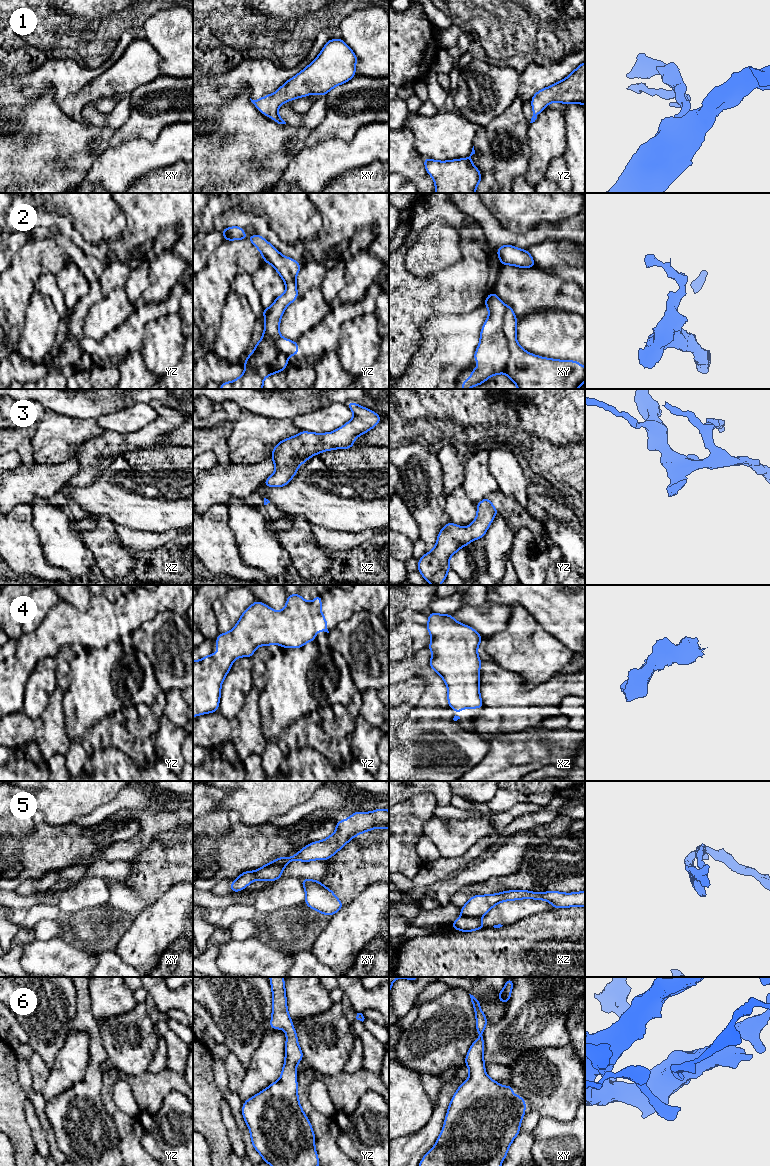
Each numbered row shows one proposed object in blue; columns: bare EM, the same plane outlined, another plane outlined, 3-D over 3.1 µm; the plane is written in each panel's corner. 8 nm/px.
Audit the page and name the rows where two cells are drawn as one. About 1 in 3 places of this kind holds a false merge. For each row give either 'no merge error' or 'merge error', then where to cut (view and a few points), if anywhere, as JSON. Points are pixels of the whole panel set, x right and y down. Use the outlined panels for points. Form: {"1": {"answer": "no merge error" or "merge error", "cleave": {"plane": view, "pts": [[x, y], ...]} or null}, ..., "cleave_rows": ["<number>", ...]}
{"1": {"answer": "no merge error", "cleave": null}, "2": {"answer": "merge error", "cleave": {"plane": "xy", "pts": [[505, 305], [503, 333], [507, 341], [509, 358], [503, 371]]}}, "3": {"answer": "no merge error", "cleave": null}, "4": {"answer": "no merge error", "cleave": null}, "5": {"answer": "no merge error", "cleave": null}, "6": {"answer": "no merge error", "cleave": null}, "cleave_rows": ["2"]}

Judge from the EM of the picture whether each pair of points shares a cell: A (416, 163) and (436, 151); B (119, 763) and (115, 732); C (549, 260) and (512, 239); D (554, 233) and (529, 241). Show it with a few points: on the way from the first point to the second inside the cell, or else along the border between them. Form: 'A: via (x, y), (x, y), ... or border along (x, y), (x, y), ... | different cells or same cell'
A: border along (413, 136), (415, 149), (423, 158) | different cells
B: border along (94, 751), (115, 748), (129, 756), (135, 764) | different cells
C: border along (549, 239), (526, 249) | different cells
D: via (548, 233), (535, 236) | same cell

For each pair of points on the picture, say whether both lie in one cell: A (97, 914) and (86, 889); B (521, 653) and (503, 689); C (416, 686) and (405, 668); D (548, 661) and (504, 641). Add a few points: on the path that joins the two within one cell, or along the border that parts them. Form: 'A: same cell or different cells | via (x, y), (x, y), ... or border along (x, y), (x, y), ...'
A: different cells | border along (108, 902), (103, 905), (83, 907), (71, 913)
B: different cells | border along (491, 659), (504, 668), (515, 671), (527, 688)
C: different cells | border along (402, 680), (399, 683)
D: same cell | via (534, 659), (508, 659), (507, 655)

